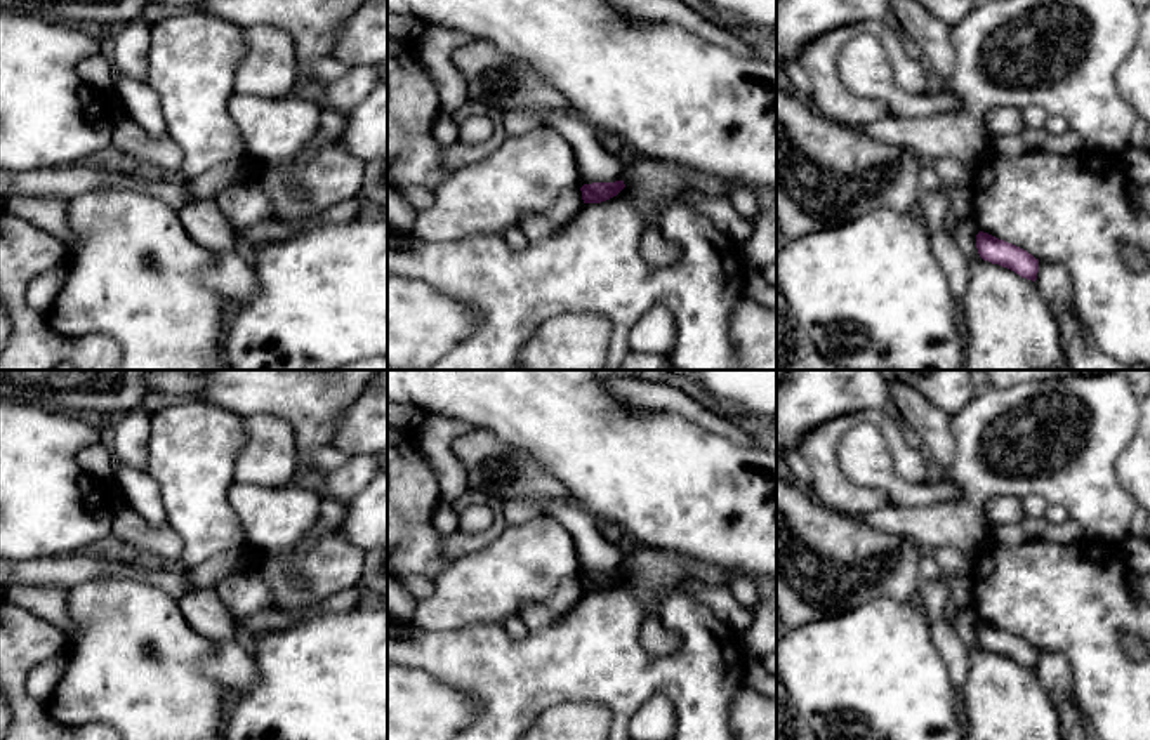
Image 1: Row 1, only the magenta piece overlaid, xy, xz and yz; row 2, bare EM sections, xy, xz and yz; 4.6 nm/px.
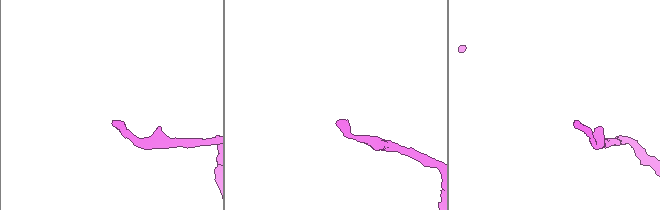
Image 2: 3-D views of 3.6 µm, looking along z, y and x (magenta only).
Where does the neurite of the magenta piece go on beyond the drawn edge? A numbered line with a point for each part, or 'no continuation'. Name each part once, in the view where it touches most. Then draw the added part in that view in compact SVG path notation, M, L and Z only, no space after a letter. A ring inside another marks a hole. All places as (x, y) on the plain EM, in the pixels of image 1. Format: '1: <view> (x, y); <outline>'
no continuation

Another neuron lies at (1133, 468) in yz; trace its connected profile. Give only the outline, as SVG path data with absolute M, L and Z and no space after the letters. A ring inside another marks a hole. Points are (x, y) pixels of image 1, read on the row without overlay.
M1150 394L1140 401L1138 431L1117 460L1117 478L1150 516Z

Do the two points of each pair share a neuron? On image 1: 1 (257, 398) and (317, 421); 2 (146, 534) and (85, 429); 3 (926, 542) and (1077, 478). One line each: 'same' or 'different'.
1: same
2: different
3: same

